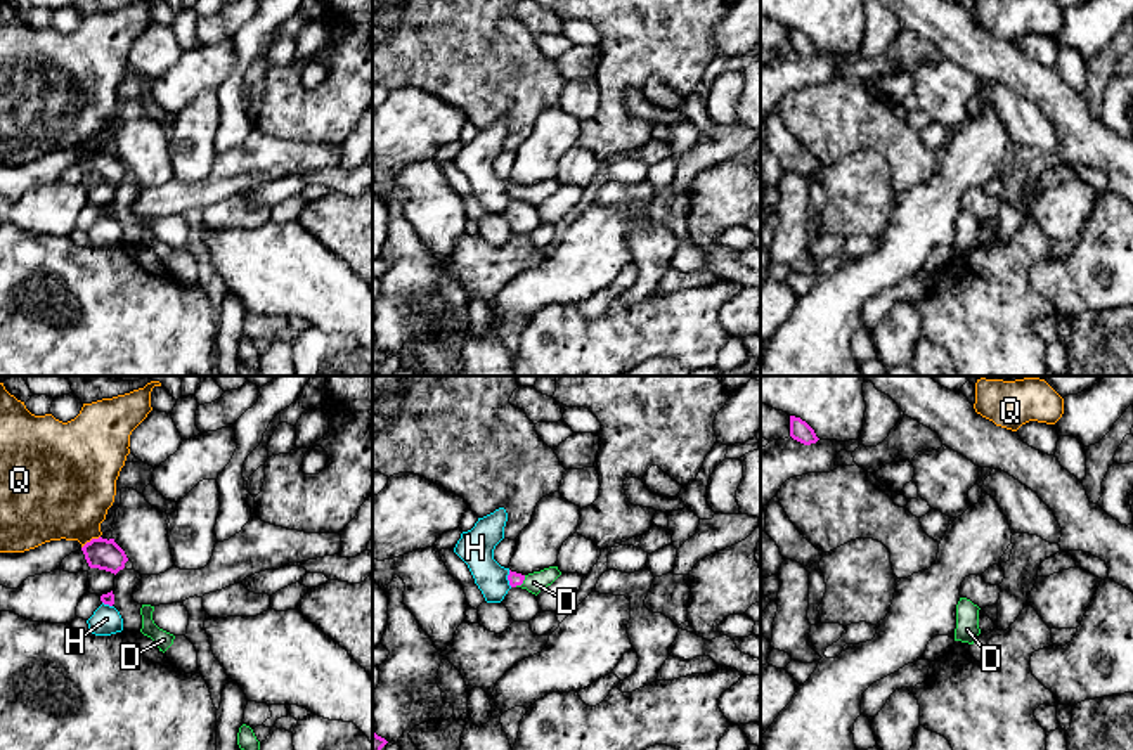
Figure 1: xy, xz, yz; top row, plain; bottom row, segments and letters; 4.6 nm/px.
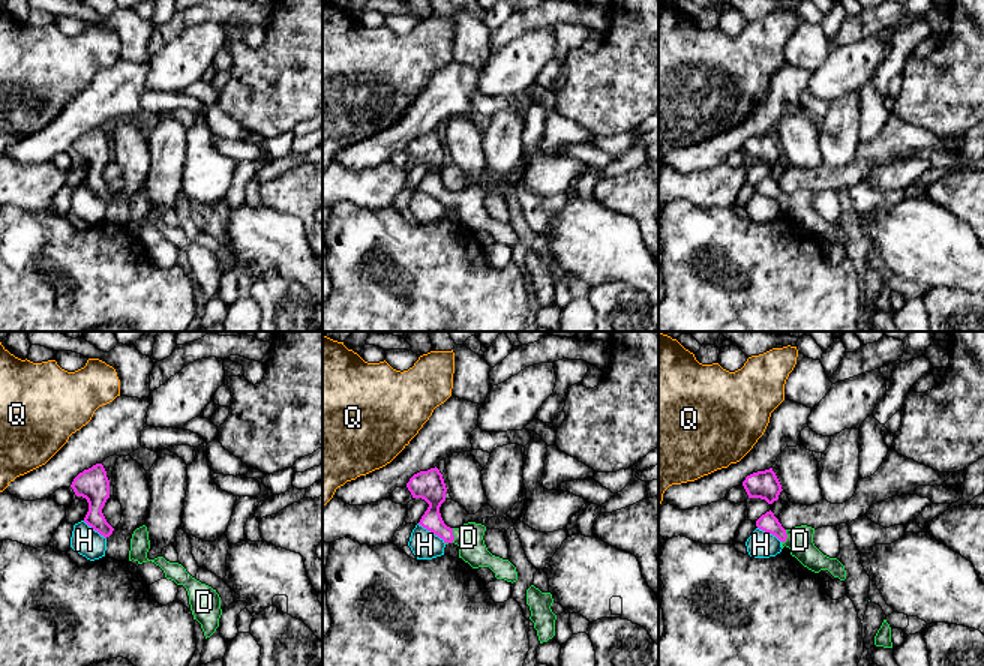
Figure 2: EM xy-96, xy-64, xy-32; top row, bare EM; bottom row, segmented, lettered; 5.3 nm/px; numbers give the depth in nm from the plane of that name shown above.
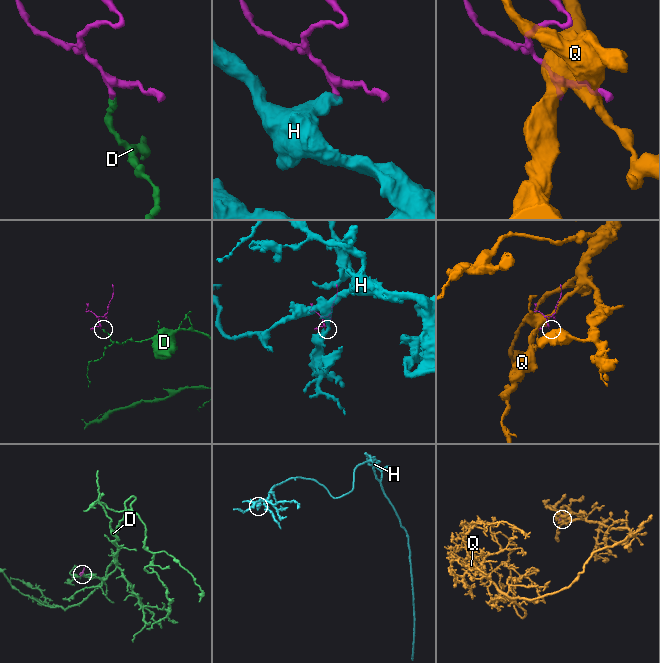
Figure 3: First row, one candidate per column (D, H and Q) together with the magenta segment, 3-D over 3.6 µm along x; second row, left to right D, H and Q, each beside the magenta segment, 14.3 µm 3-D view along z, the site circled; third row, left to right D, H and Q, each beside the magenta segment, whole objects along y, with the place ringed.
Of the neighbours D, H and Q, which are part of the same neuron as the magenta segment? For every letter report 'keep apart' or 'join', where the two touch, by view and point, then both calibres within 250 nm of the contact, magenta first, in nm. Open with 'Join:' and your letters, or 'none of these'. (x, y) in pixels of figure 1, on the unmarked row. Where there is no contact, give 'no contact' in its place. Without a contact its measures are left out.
Join: D
D: join; meets magenta in xz at (522, 194); 70 nm thick on the magenta side, 100 nm on the other
H: keep apart; meets magenta in xz at (508, 191); 70 nm thick on the magenta side, 170 nm on the other
Q: keep apart; meets magenta in xy at (92, 151); 140 nm thick on the magenta side, 420 nm on the other

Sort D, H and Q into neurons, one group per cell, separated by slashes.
D / H / Q

